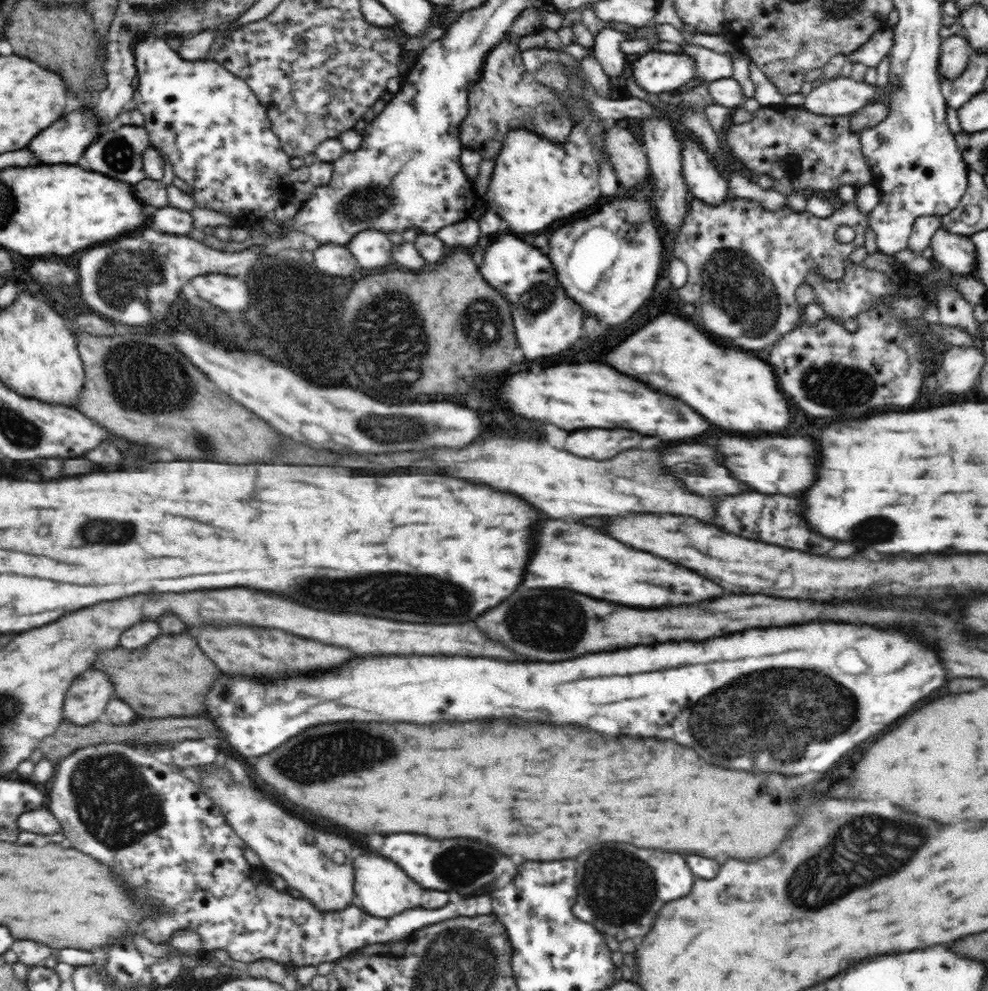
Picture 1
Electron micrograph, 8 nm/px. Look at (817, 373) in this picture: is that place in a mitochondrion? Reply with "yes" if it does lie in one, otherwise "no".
yes

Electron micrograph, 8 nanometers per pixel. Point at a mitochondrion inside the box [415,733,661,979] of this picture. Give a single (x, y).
(461, 862)

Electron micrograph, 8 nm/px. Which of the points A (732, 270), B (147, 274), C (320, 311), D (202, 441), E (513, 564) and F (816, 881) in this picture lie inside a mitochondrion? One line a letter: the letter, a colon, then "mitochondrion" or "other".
A: mitochondrion
B: mitochondrion
C: other
D: mitochondrion
E: other
F: mitochondrion

